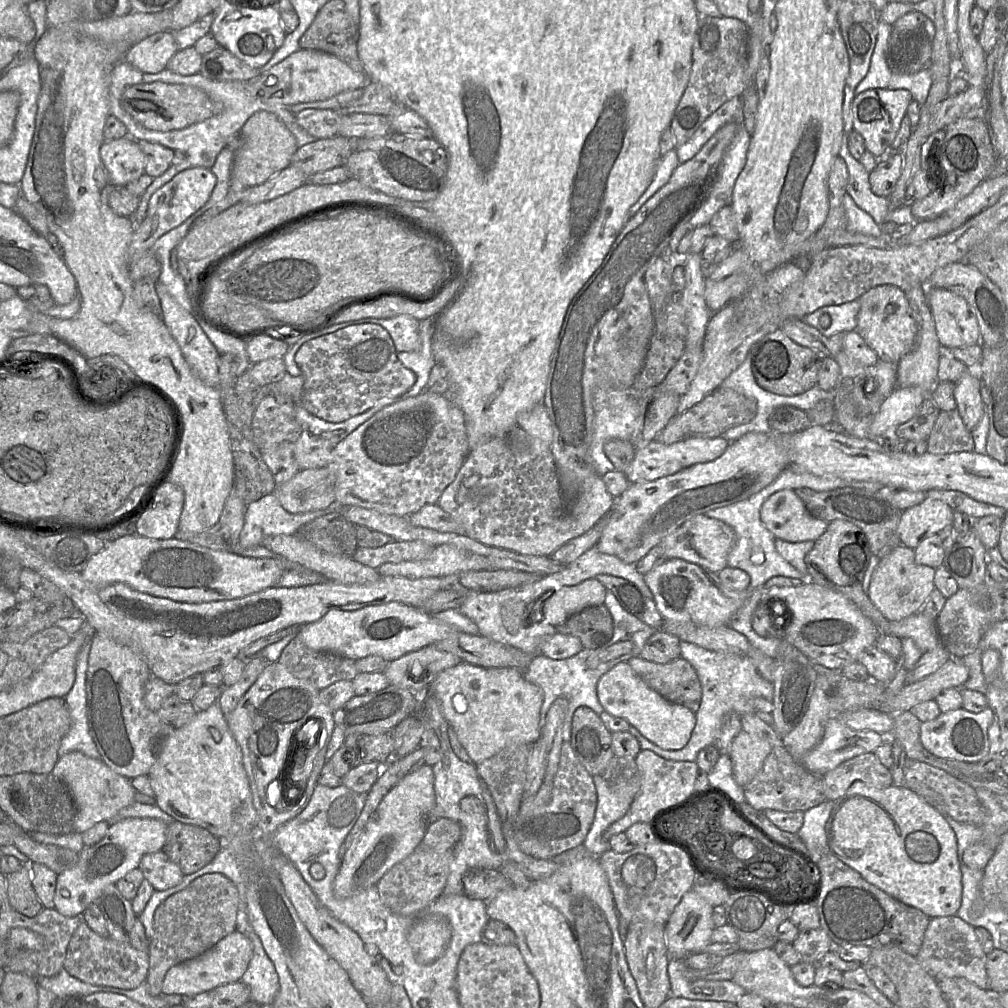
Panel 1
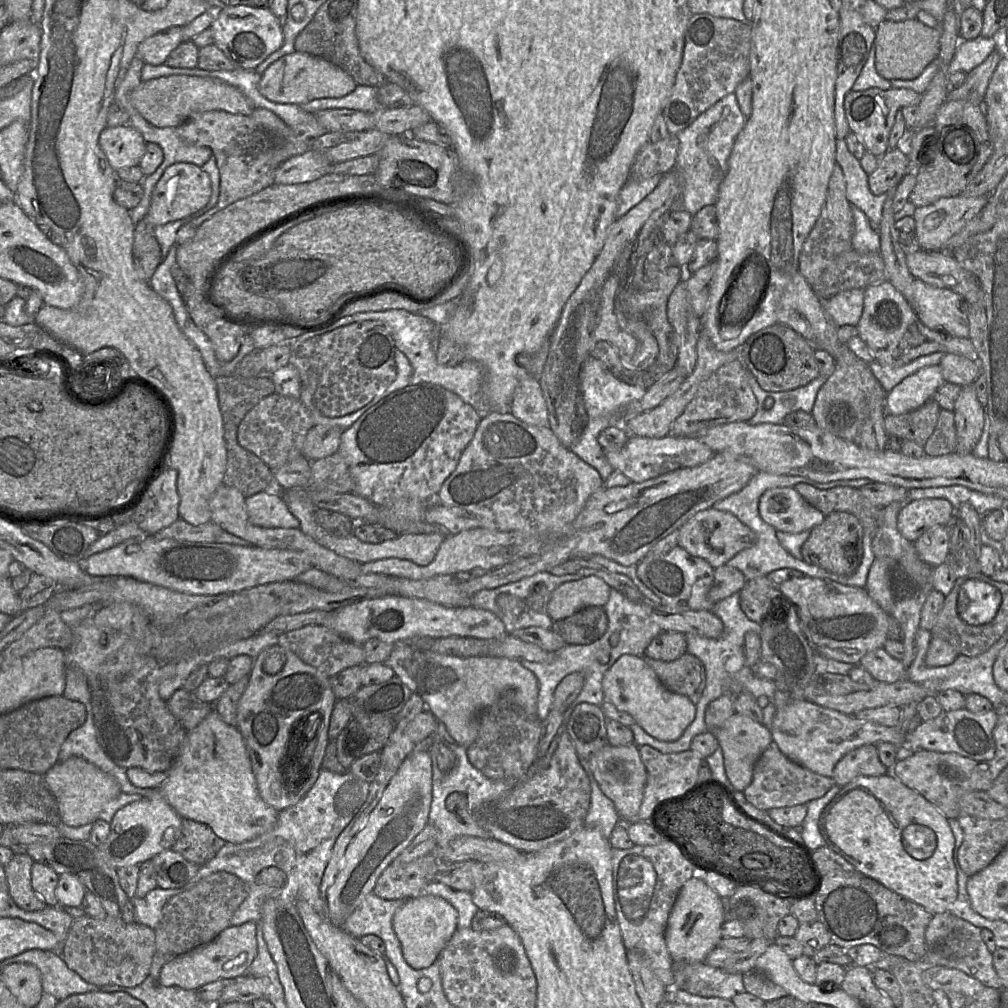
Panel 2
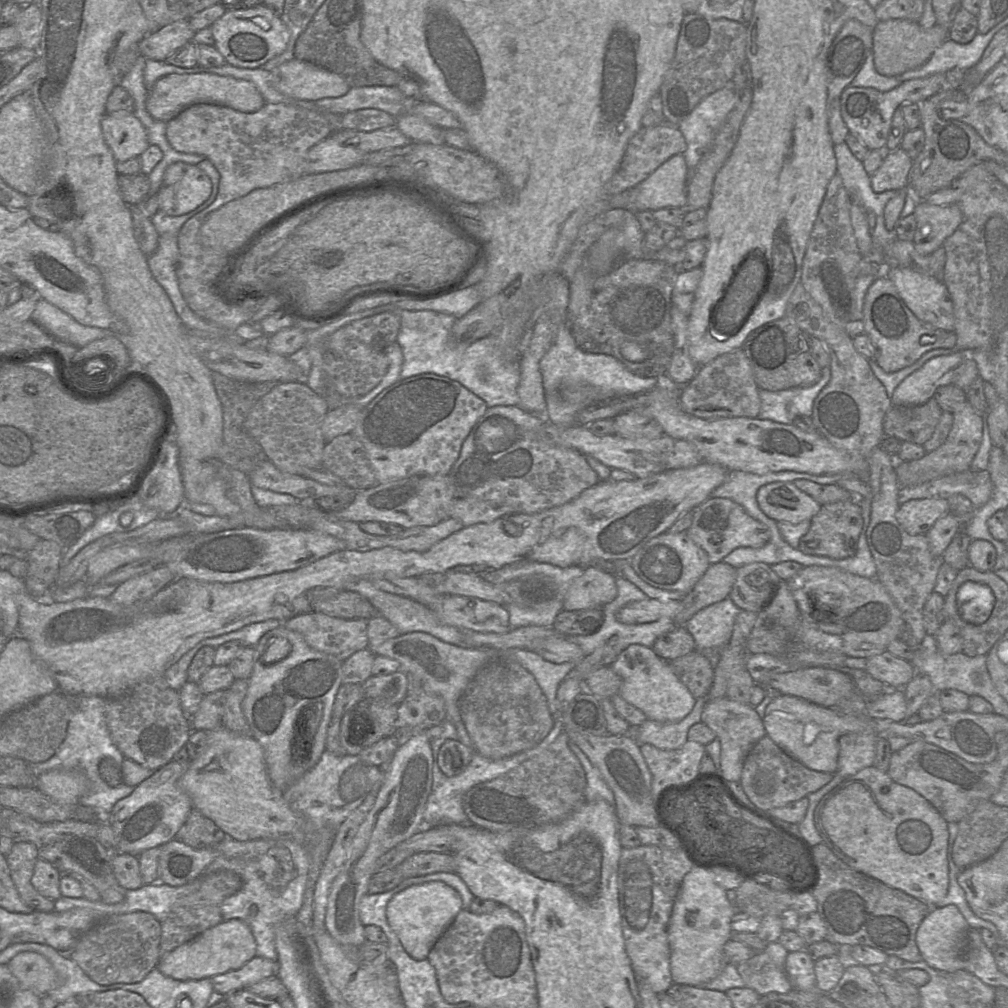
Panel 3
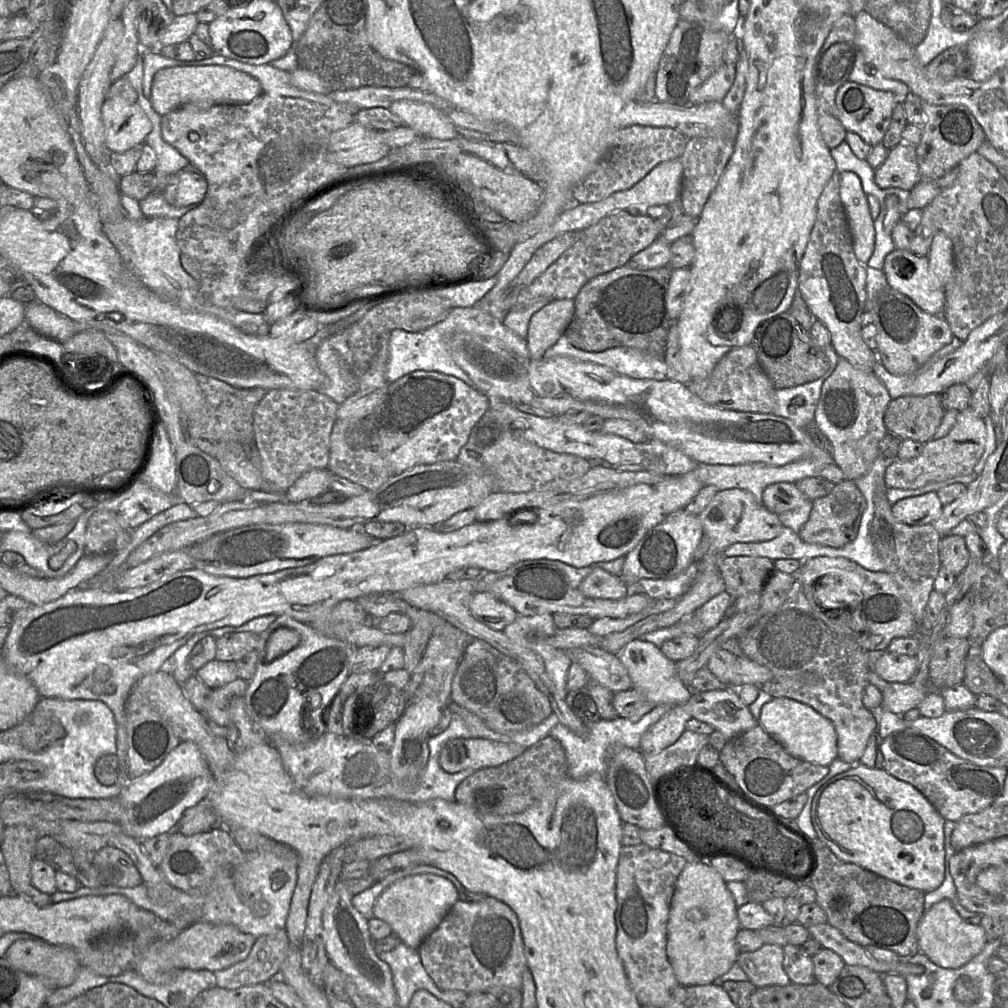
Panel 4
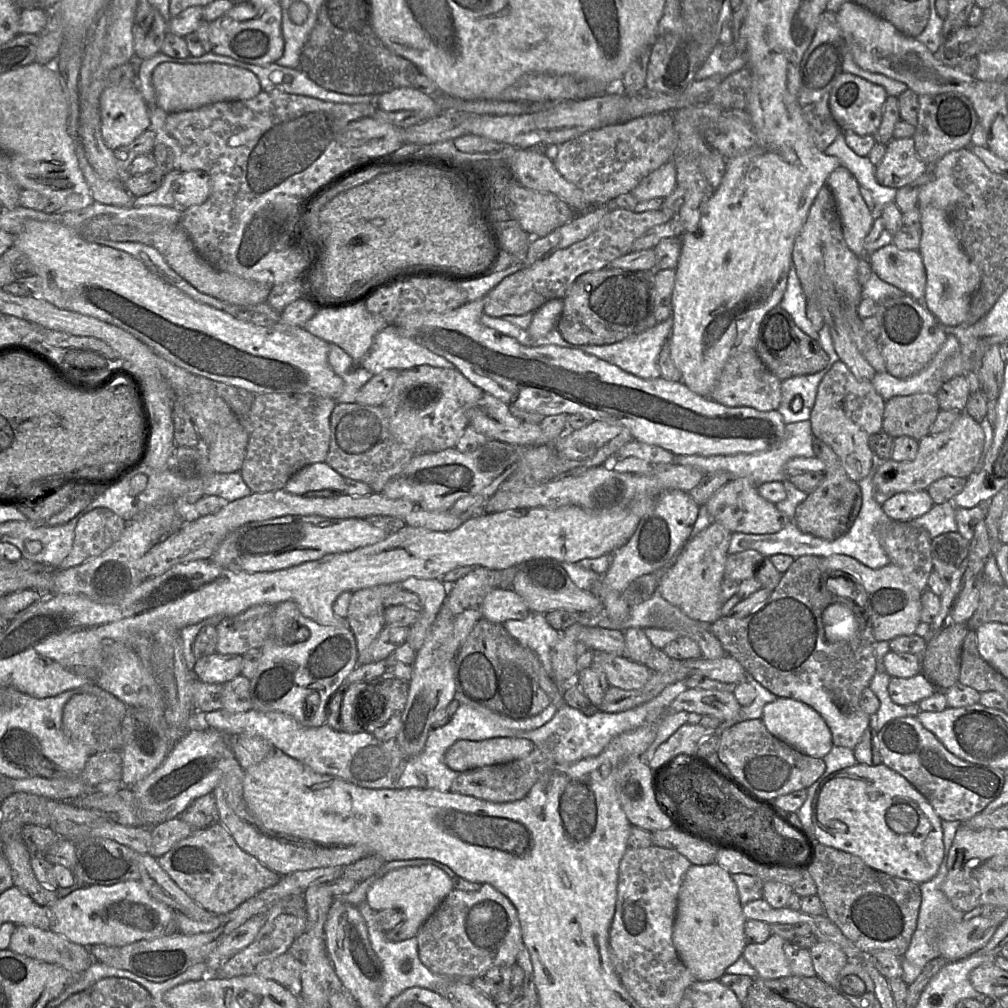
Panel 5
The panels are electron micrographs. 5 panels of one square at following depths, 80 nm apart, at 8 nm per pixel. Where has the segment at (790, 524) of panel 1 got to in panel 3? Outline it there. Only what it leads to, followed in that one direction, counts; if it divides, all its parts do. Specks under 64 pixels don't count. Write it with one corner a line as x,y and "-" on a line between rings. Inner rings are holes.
774,482
762,486
757,493
757,502
770,519
791,524
810,521
821,507
791,482

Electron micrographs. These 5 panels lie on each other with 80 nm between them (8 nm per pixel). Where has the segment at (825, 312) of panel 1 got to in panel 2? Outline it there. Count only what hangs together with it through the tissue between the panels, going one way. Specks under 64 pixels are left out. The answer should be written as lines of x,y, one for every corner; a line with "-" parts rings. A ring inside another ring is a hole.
852,289
823,301
827,316
839,328
857,326
863,312
865,289

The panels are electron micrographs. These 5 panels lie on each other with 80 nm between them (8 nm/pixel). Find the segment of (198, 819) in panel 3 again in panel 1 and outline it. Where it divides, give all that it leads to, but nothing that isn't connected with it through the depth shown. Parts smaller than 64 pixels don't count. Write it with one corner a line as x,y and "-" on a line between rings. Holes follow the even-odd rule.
173,821
168,825
162,851
187,876
208,865
220,848
221,840
207,829

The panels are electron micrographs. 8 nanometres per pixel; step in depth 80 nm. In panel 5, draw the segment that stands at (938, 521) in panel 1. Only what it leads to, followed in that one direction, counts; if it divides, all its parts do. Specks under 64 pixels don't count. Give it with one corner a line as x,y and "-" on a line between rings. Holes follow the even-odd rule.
926,489
894,494
882,501
881,508
891,520
911,522
927,513
933,505

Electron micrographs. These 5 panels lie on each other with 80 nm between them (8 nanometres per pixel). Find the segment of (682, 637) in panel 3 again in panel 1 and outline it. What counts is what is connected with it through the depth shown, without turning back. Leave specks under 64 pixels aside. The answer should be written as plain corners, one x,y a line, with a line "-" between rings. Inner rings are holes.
659,629
648,638
639,656
655,663
668,663
681,657
680,644
679,637

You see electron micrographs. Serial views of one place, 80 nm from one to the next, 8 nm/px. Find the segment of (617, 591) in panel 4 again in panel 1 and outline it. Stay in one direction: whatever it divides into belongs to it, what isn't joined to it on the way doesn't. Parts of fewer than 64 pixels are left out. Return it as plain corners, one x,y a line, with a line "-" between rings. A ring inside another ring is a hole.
596,578
573,586
565,586
543,602
545,620
558,626
575,613
604,604
607,588

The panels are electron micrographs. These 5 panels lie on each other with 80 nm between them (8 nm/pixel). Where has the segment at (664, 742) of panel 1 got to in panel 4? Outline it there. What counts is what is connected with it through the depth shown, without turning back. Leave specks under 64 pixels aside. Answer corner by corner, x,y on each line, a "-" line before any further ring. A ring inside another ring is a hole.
635,638
628,642
617,654
632,680
633,687
649,702
656,705
684,705
692,693
676,673
674,661
665,657
654,644

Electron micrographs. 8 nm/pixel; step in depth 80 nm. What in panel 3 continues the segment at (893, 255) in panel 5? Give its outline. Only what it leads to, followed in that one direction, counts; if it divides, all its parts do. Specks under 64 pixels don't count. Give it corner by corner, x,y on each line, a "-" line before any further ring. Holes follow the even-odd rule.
899,265
891,267
883,275
895,284
902,300
919,320
954,332
953,302
943,281

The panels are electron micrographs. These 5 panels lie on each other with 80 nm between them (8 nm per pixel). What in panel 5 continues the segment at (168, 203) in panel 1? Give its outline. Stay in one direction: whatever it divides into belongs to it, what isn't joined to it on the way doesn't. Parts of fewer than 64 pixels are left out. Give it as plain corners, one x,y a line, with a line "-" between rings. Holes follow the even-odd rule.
204,170
180,172
173,183
174,201
188,208
204,203
211,193
211,178

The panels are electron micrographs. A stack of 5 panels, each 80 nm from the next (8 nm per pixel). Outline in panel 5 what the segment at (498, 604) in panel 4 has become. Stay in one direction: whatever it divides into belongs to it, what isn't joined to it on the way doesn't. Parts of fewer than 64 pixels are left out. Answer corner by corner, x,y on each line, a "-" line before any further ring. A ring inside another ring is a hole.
509,588
491,590
481,606
482,617
496,624
504,624
508,620
523,620
530,613
524,600

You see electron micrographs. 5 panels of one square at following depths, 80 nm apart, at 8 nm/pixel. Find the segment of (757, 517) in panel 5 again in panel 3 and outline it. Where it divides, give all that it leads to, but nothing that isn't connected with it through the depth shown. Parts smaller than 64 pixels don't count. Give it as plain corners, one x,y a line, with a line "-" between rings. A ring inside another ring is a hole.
710,497
696,507
692,523
685,532
703,549
710,564
723,562
723,559
737,548
762,547
770,539
770,531
765,524
752,518
738,503
720,497

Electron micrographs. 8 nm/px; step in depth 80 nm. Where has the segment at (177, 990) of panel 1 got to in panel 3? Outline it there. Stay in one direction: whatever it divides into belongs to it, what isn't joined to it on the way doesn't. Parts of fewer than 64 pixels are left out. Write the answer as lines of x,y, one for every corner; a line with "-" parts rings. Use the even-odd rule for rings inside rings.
241,920
222,921
195,939
159,958
159,971
179,981
201,980
243,967
256,956
256,942
250,927

